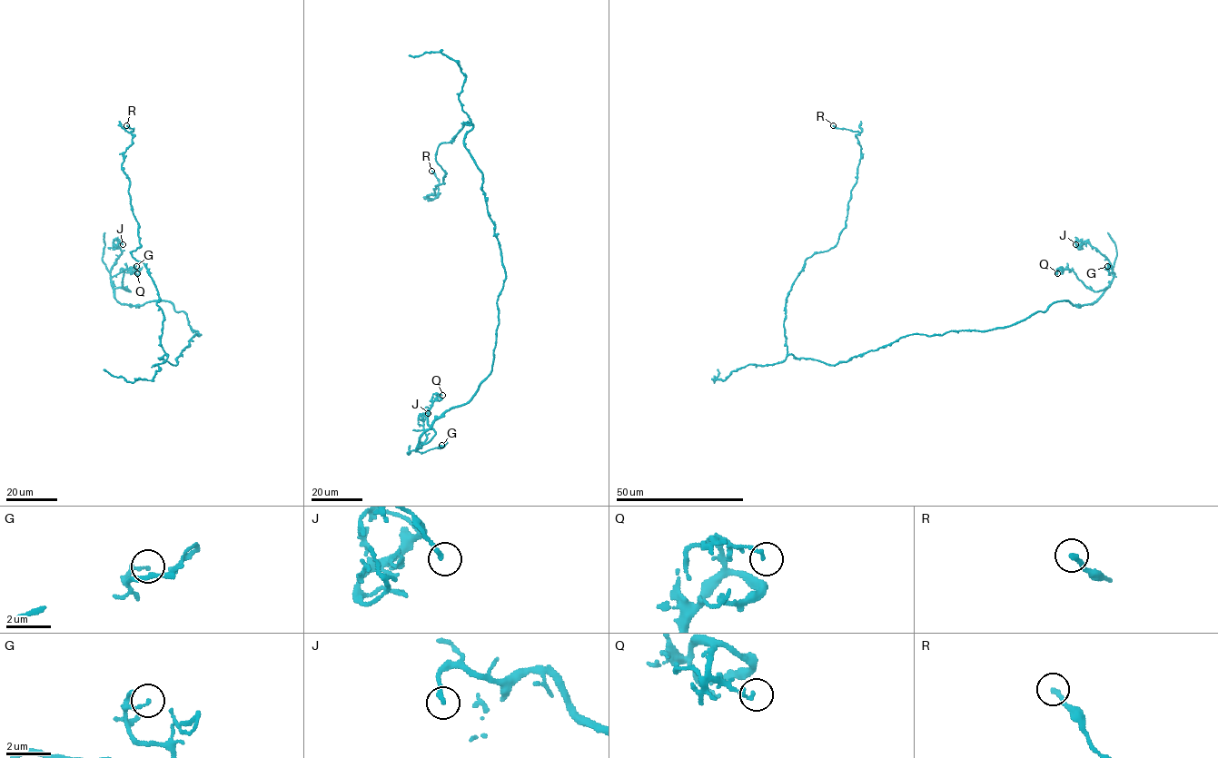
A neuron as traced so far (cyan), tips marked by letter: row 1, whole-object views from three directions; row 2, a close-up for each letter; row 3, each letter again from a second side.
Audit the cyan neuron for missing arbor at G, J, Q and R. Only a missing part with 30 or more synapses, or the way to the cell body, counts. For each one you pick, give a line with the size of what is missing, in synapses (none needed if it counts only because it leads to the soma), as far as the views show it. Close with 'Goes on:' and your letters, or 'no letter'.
Goes on: no letter

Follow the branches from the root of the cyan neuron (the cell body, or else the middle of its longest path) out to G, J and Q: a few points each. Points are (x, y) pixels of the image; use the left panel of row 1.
G: (179, 356), (200, 335), (184, 312), (170, 301), (128, 305), (114, 298), (111, 278), (137, 274), (136, 266)
J: (179, 356), (200, 335), (184, 312), (170, 301), (115, 299), (111, 270), (123, 244)
Q: (179, 356), (200, 335), (184, 312), (170, 301), (115, 299), (114, 289), (130, 291), (123, 272), (137, 273)

